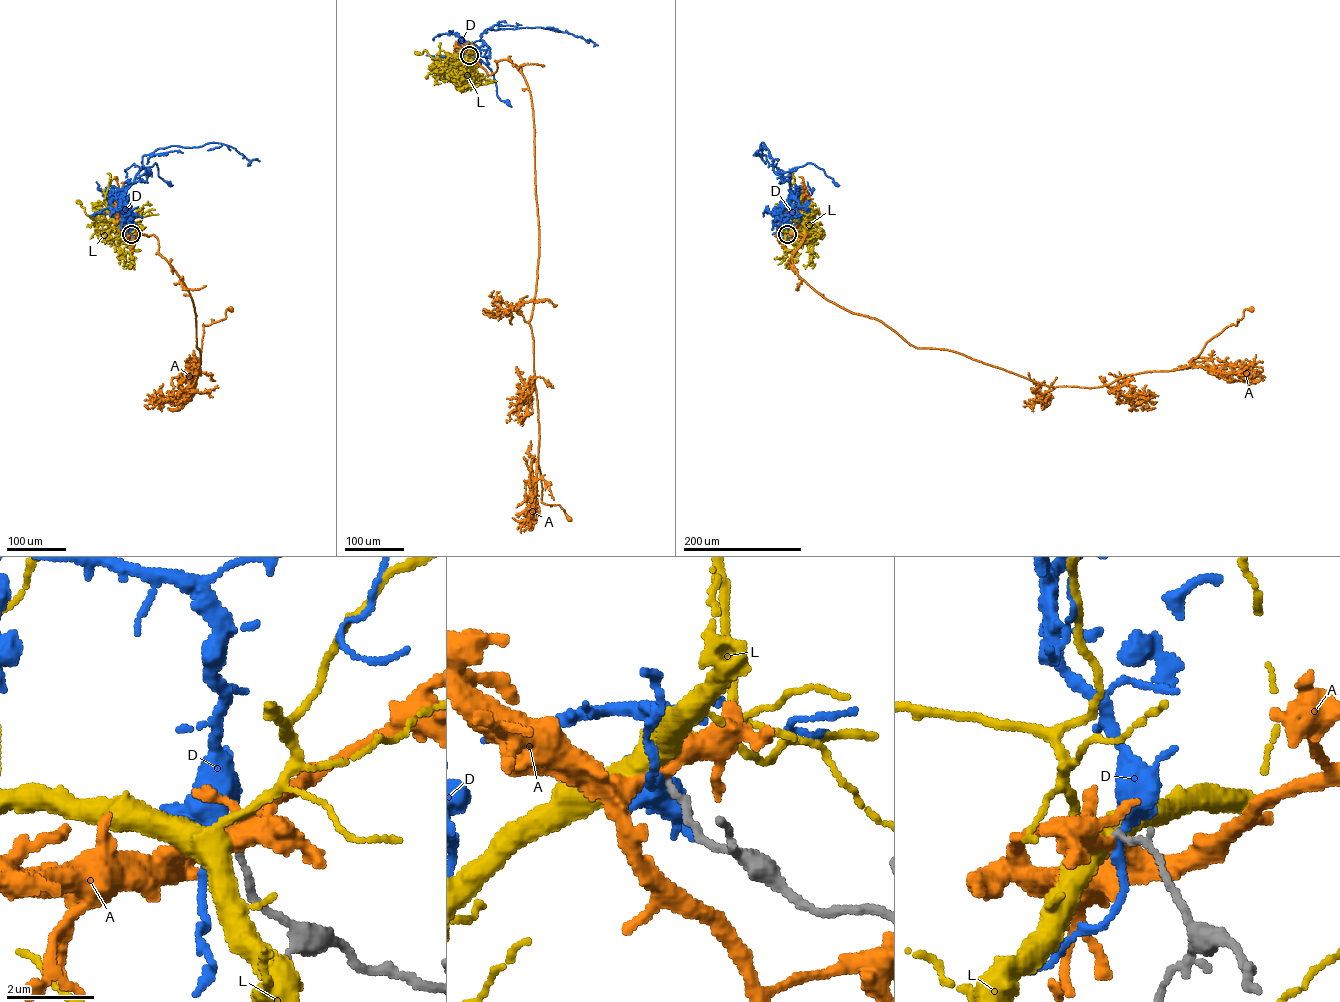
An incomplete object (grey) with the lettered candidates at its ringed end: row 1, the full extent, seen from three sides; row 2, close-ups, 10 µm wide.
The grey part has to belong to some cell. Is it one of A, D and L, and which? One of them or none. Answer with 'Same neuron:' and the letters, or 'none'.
Same neuron: L

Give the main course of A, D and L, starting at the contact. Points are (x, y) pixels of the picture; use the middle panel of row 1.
A: (469, 55), (489, 75), (499, 61), (516, 65), (530, 94), (539, 255), (529, 323), (541, 502), (569, 518)
D: (469, 55), (465, 54), (469, 61), (462, 59), (477, 57), (483, 62), (493, 75), (497, 96), (508, 104)
L: (469, 55), (455, 72), (446, 74), (425, 50), (417, 53)

